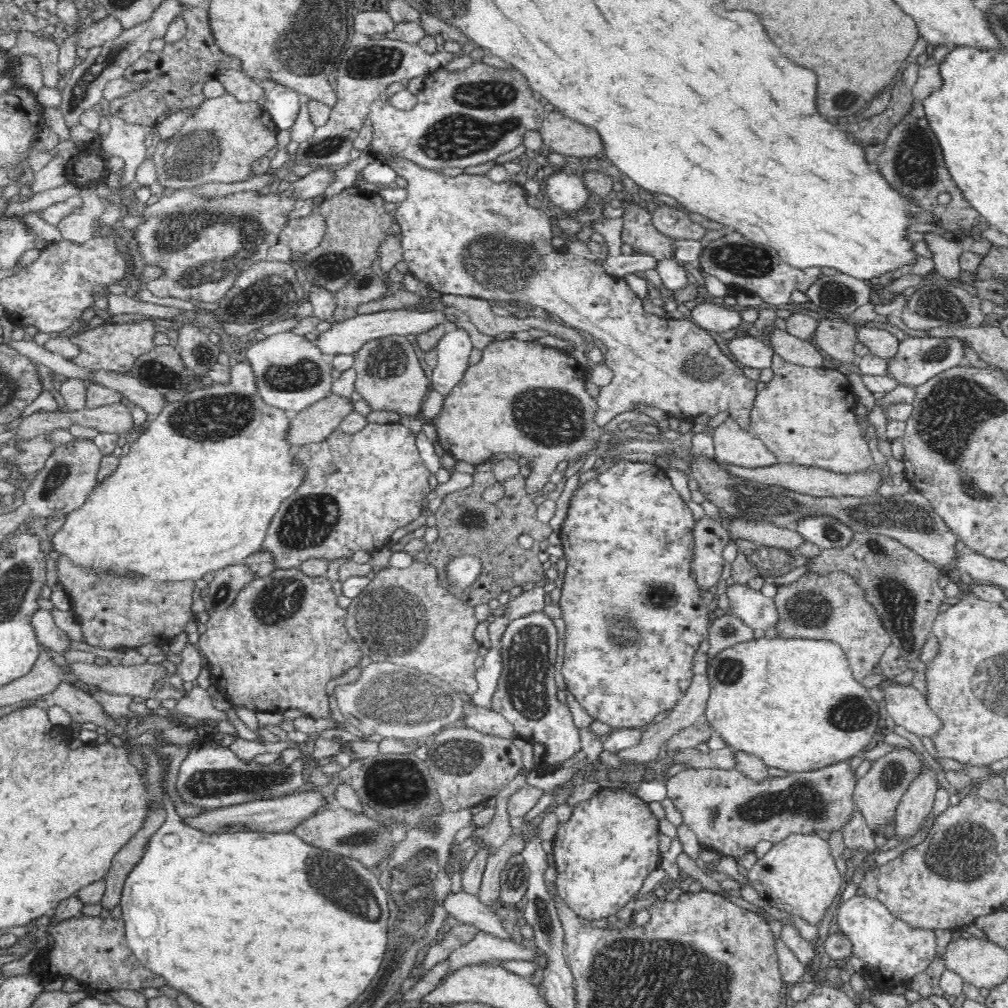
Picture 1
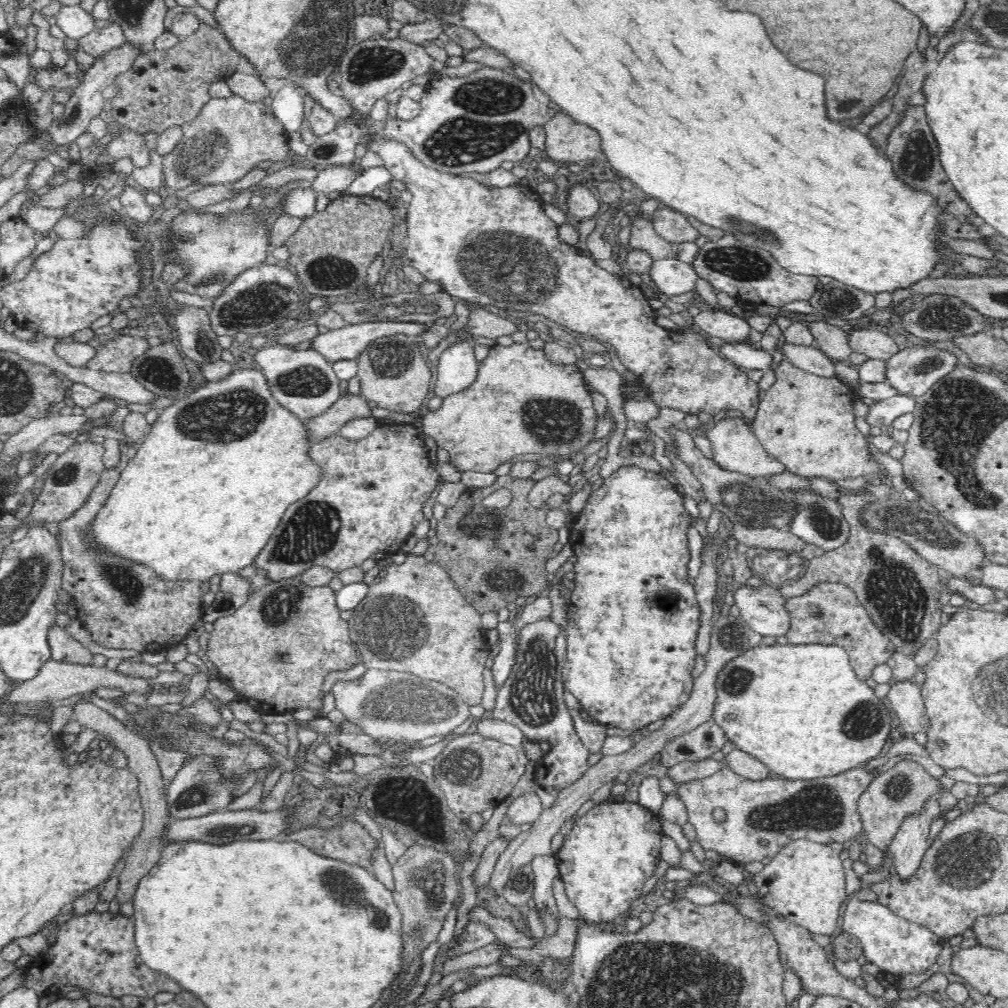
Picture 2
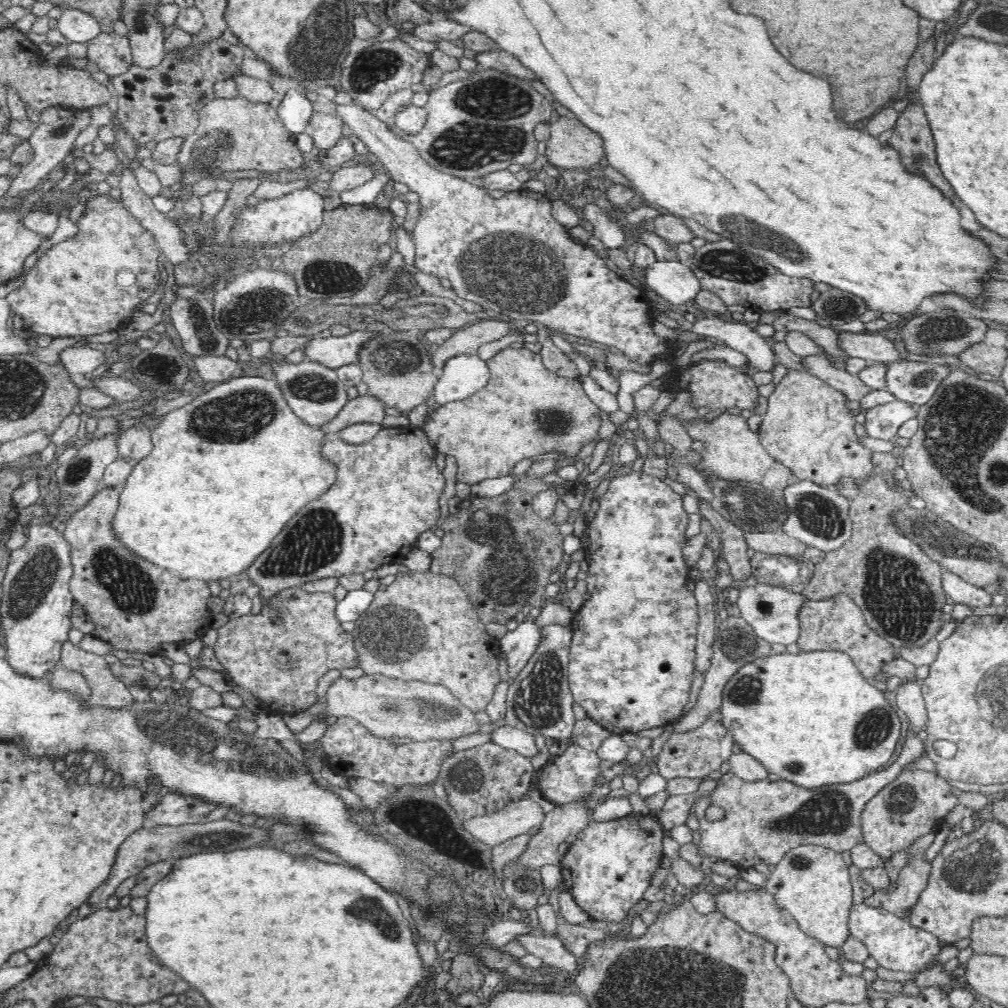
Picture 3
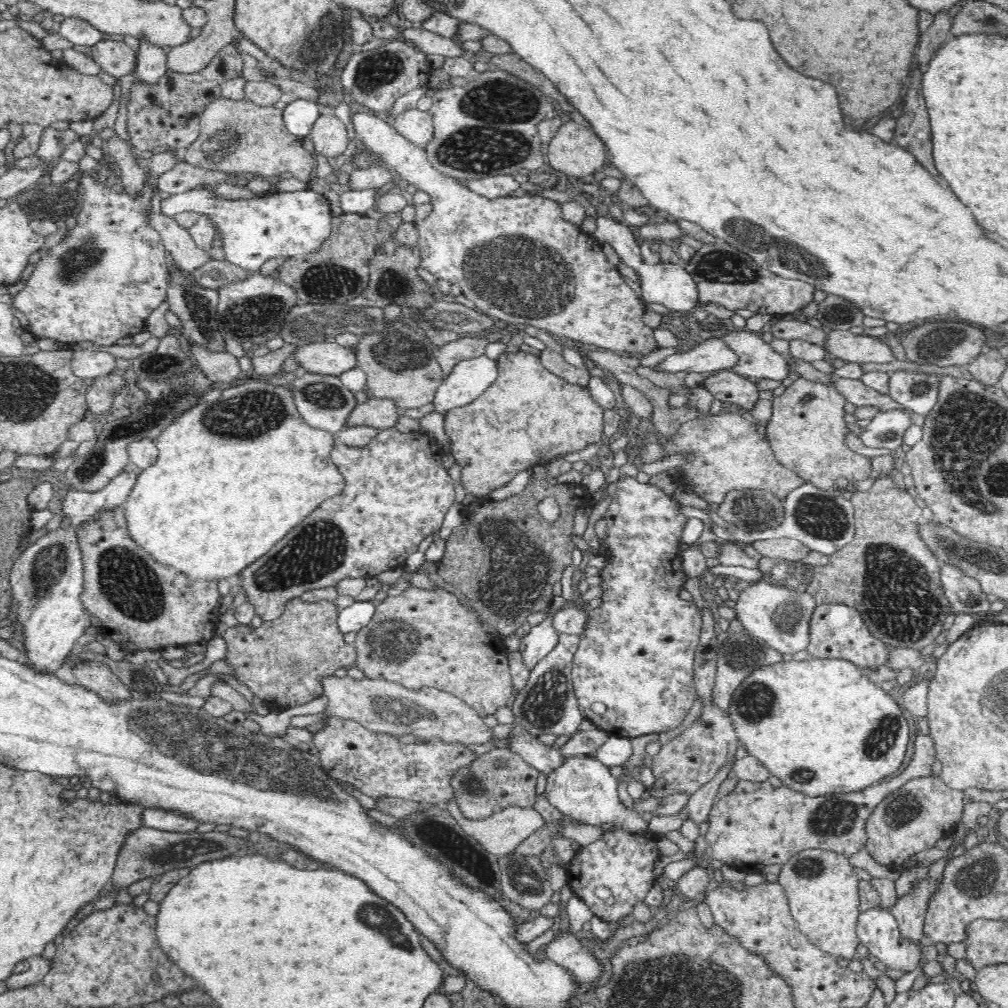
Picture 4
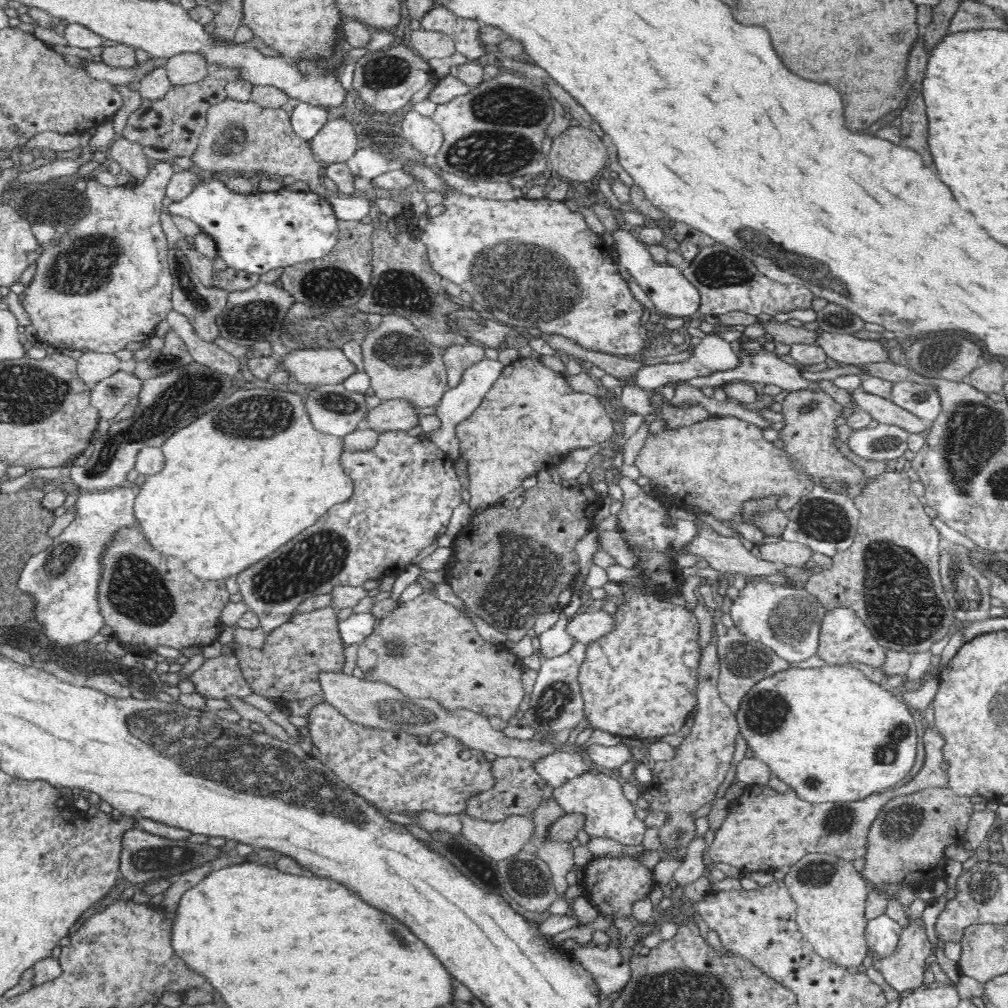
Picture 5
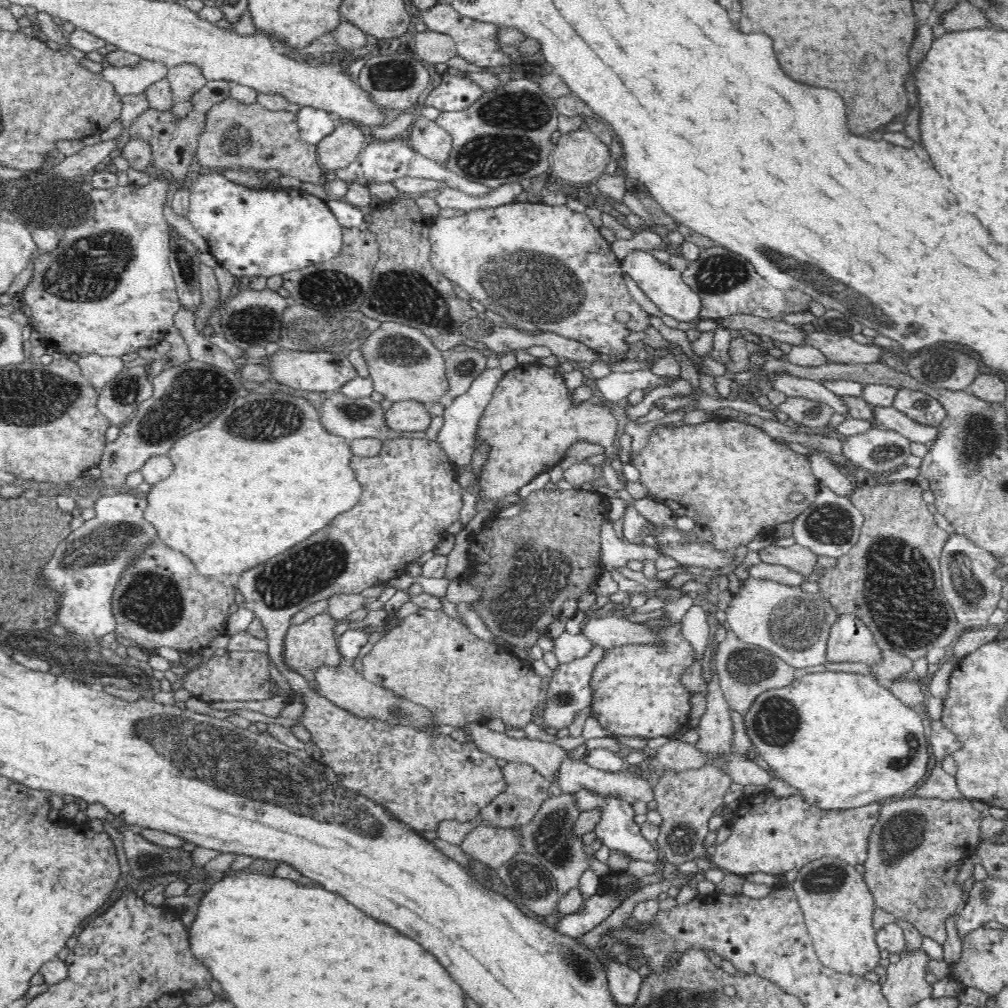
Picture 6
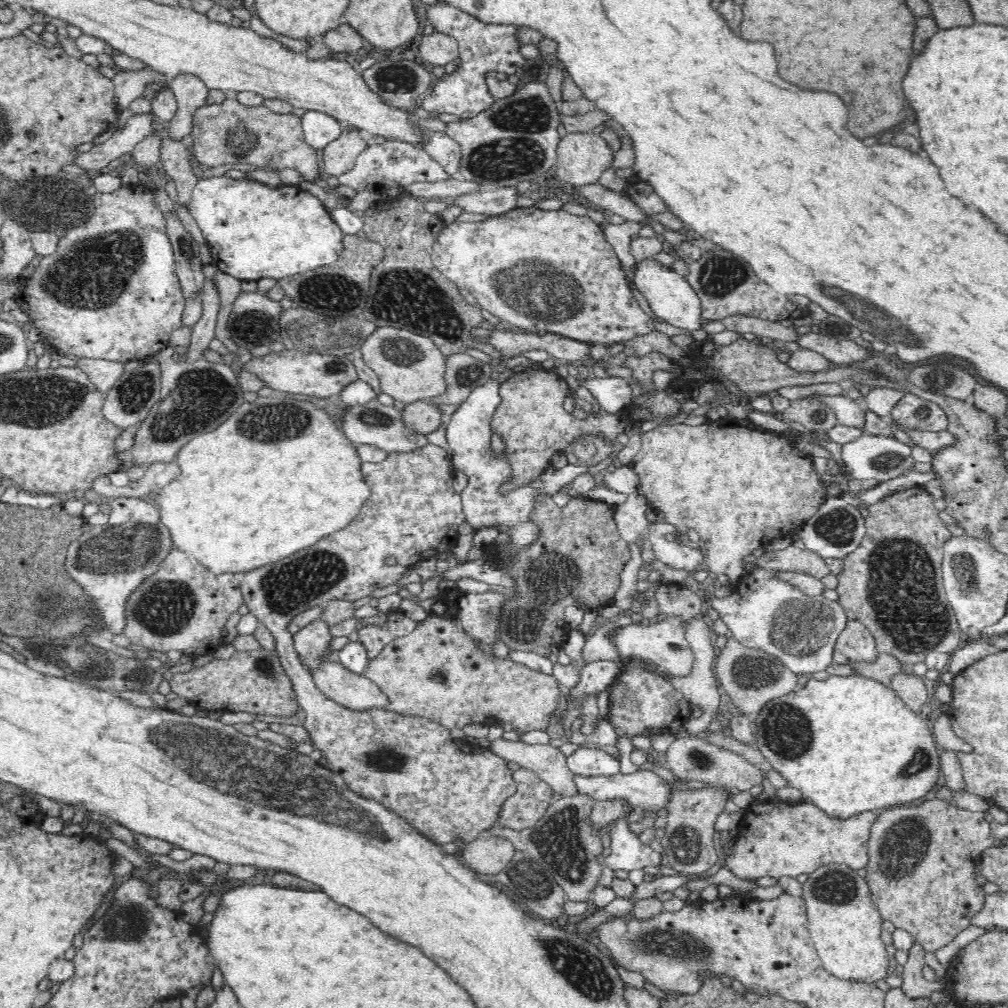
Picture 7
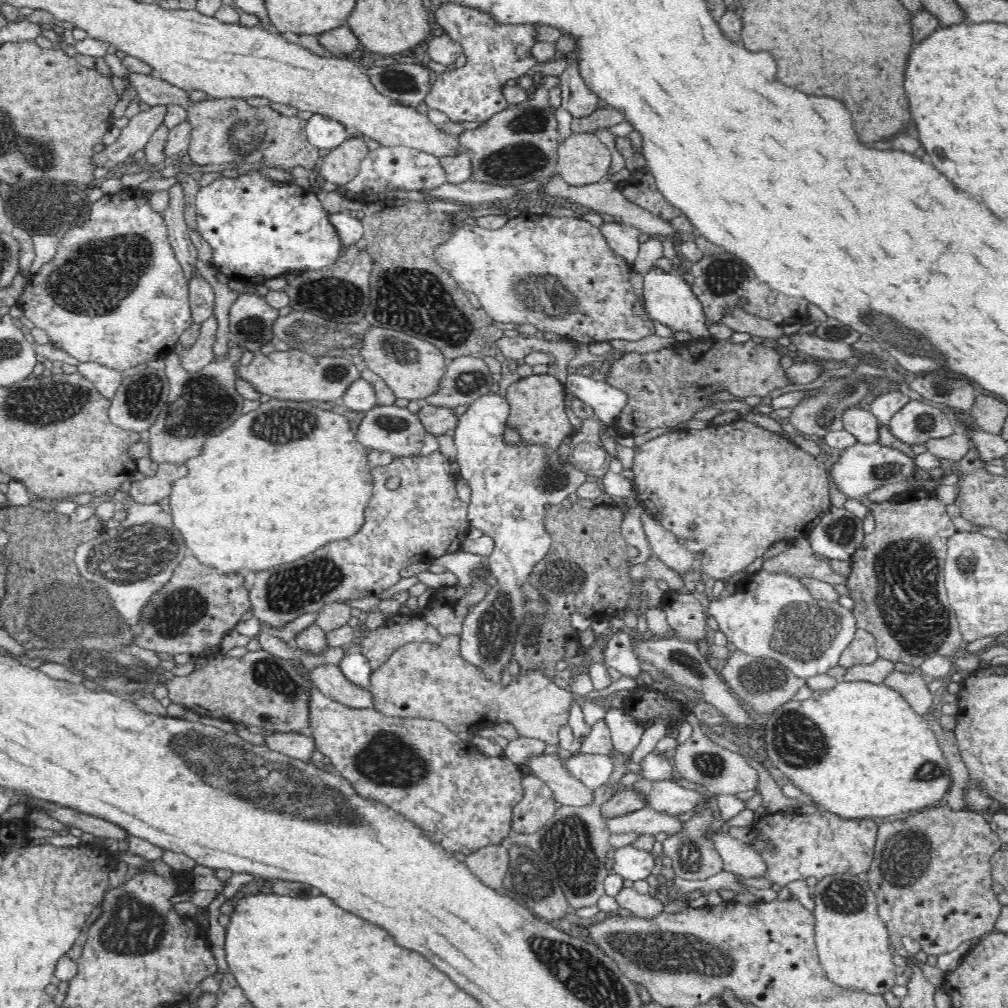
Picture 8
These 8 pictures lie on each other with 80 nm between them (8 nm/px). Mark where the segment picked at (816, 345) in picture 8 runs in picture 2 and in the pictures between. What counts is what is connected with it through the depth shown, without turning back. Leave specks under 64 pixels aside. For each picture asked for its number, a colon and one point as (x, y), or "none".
2: (874, 344)
3: (872, 346)
4: (851, 346)
5: (846, 348)
6: (841, 349)
7: (837, 350)

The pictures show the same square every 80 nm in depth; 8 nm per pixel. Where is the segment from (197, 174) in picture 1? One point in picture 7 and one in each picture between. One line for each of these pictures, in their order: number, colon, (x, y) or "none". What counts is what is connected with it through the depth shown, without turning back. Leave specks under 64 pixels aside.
2: (228, 136)
3: (232, 134)
4: (235, 136)
5: (242, 137)
6: (237, 136)
7: (254, 137)

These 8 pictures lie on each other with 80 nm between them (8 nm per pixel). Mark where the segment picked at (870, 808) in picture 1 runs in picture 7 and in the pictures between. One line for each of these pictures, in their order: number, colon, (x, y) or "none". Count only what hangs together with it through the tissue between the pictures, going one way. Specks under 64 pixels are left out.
2: (902, 788)
3: (914, 802)
4: (909, 820)
5: (909, 834)
6: (916, 849)
7: (922, 873)

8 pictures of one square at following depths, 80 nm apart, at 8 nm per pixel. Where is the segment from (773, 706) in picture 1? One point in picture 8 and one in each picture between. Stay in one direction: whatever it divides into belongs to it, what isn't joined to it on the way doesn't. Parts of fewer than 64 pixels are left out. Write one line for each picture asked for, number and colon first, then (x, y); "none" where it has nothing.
2: (799, 708)
3: (811, 718)
4: (820, 725)
5: (832, 734)
6: (842, 739)
7: (848, 743)
8: (858, 749)

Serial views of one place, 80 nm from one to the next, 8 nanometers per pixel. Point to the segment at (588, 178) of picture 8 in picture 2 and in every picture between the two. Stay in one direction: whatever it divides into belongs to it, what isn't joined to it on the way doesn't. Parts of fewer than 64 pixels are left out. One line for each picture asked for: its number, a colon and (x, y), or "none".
2: (567, 140)
3: (572, 145)
4: (575, 150)
5: (577, 154)
6: (579, 156)
7: (582, 157)

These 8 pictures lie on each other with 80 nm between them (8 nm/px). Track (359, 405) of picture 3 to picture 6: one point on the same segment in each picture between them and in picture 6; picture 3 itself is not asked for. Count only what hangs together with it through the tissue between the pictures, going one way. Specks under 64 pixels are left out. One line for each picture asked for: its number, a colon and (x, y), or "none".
4: (380, 413)
5: (393, 414)
6: (405, 416)

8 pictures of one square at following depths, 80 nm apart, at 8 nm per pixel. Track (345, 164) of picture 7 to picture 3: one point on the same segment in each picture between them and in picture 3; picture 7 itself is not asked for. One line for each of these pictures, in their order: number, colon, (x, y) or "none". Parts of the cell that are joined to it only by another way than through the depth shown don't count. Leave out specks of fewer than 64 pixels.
3: (327, 128)
4: (329, 136)
5: (336, 141)
6: (336, 150)

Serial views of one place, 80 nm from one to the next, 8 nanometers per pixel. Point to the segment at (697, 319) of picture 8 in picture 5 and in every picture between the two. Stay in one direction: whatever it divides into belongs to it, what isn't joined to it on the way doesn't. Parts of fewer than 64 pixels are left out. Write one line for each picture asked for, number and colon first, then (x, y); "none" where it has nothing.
5: (667, 288)
6: (663, 285)
7: (669, 296)

